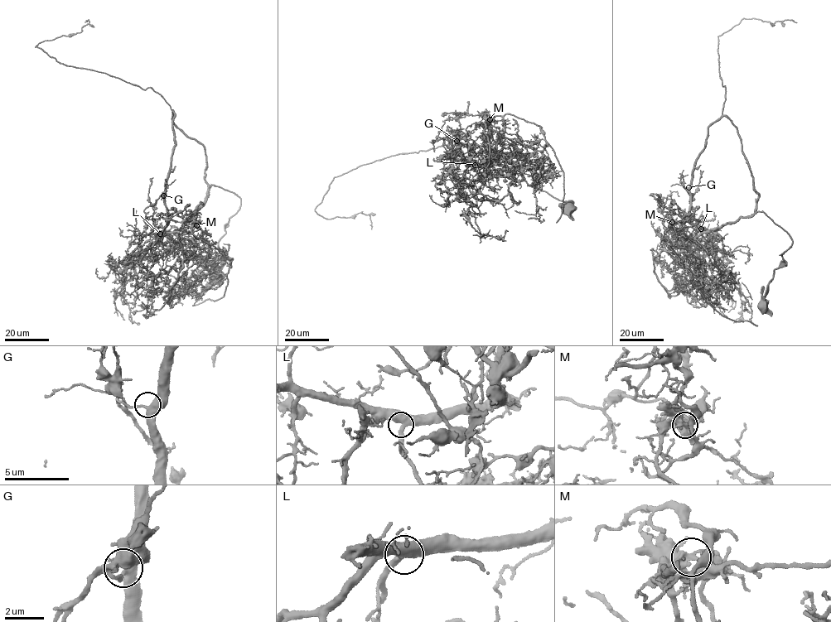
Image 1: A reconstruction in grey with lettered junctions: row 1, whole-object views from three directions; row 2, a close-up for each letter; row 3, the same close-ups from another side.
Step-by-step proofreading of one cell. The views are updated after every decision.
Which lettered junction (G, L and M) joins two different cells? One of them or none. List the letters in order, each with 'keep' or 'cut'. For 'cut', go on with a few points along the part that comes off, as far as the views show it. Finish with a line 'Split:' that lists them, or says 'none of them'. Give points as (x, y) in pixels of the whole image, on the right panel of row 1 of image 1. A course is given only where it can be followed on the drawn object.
G: keep
L: keep
M: cut; course (673, 222), (665, 233), (667, 243), (692, 284), (727, 291), (731, 272), (734, 282), (741, 277)
Split: M

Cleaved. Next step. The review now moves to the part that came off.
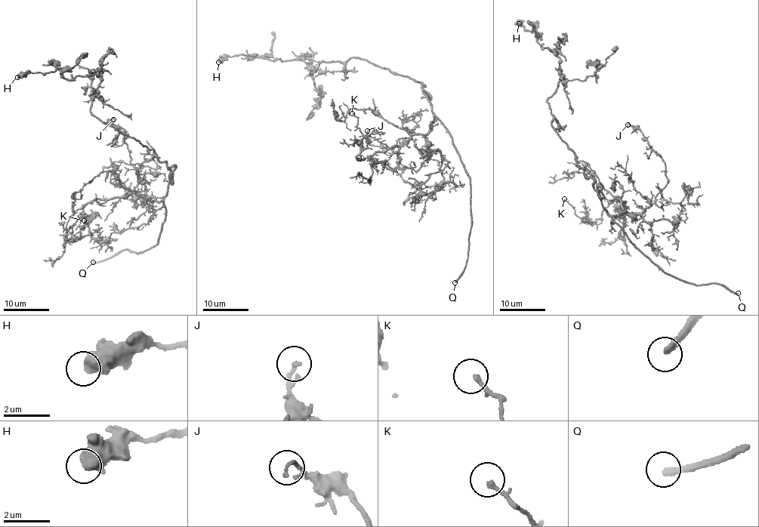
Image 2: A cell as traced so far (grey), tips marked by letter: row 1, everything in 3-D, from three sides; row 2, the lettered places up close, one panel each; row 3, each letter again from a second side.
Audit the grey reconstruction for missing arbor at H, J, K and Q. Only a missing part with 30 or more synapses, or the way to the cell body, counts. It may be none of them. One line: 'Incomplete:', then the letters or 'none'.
Incomplete: Q

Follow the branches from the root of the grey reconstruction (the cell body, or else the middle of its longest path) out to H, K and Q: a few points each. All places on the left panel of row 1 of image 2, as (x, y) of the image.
H: (168, 165), (152, 149), (93, 114), (92, 100), (100, 81), (96, 75), (66, 79), (56, 68), (17, 77)
K: (168, 165), (174, 171), (162, 201), (135, 192), (91, 200), (69, 218), (64, 237), (79, 237), (84, 220)
Q: (168, 165), (174, 165), (174, 171), (162, 202), (166, 214), (155, 245), (137, 253), (122, 249), (93, 262)

